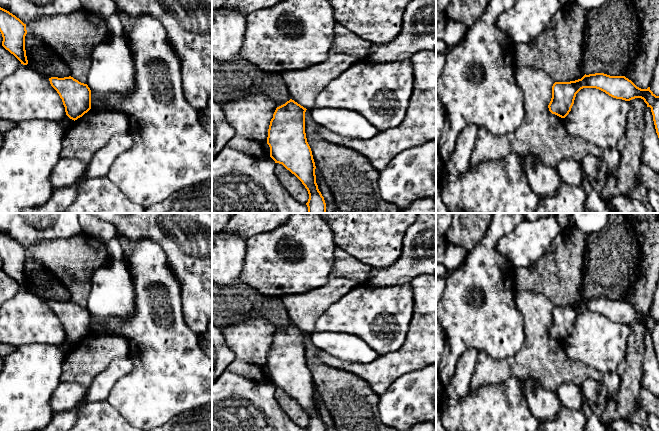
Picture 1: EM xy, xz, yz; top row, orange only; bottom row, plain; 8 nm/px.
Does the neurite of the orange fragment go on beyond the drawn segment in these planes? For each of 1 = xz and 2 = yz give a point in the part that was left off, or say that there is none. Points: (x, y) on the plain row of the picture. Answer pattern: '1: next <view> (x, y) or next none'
1: next none
2: next none

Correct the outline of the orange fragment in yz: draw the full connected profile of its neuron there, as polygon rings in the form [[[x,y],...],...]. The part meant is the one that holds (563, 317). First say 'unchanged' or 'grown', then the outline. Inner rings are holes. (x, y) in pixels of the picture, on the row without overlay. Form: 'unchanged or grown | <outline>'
unchanged | [[[604,297],[584,299],[581,303],[570,306],[555,306],[552,310],[552,322],[549,335],[565,342],[574,328],[576,318],[583,312],[596,312],[609,320],[630,325],[641,322],[651,332],[656,357],[659,362],[659,320],[650,311],[641,313],[625,300],[610,300]]]

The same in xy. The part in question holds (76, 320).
unchanged | [[[51,301],[51,310],[57,315],[65,331],[66,339],[77,344],[91,333],[91,314],[87,308],[73,301]]]

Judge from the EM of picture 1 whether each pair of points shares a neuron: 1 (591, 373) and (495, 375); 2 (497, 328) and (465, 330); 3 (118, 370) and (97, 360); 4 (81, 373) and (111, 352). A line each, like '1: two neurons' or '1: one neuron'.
1: one neuron
2: one neuron
3: two neurons
4: one neuron

